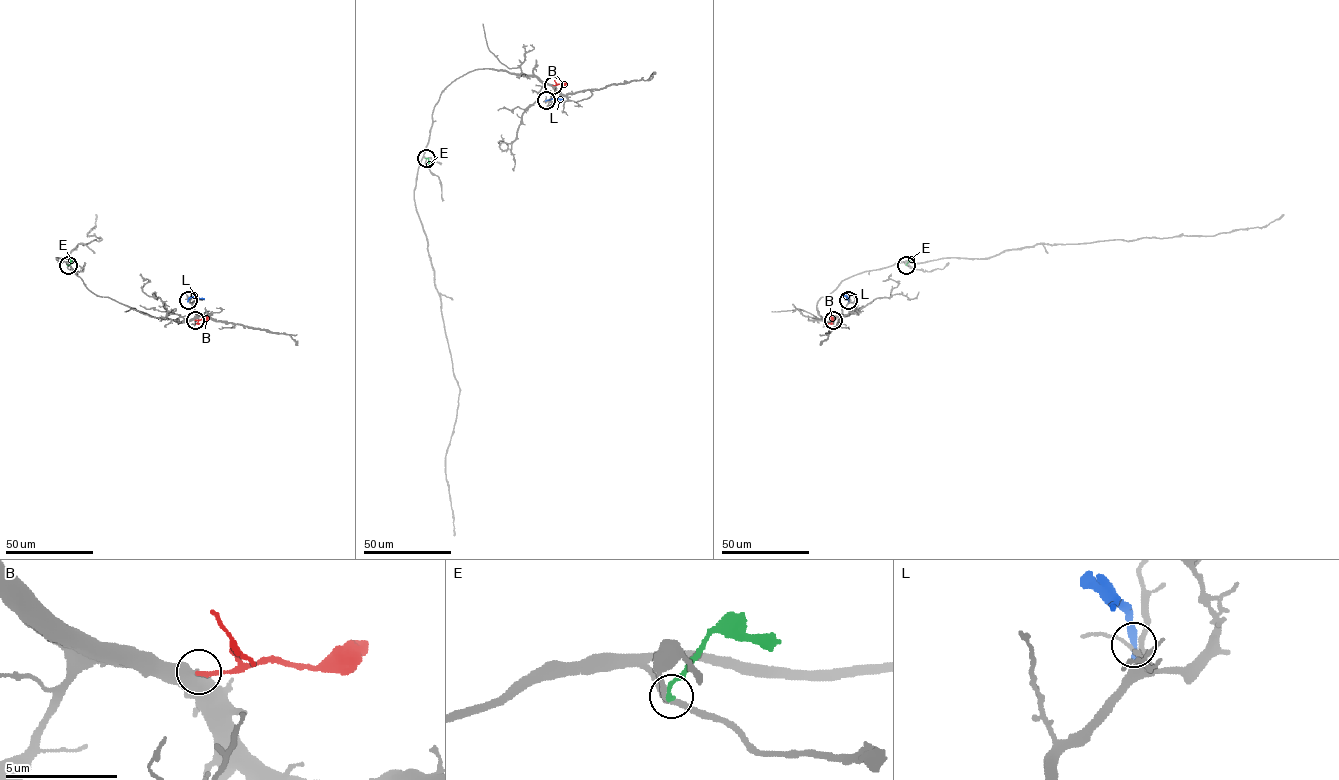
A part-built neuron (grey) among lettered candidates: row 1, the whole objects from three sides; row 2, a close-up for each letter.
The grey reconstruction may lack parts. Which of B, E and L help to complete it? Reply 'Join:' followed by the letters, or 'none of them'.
Join: none of them

